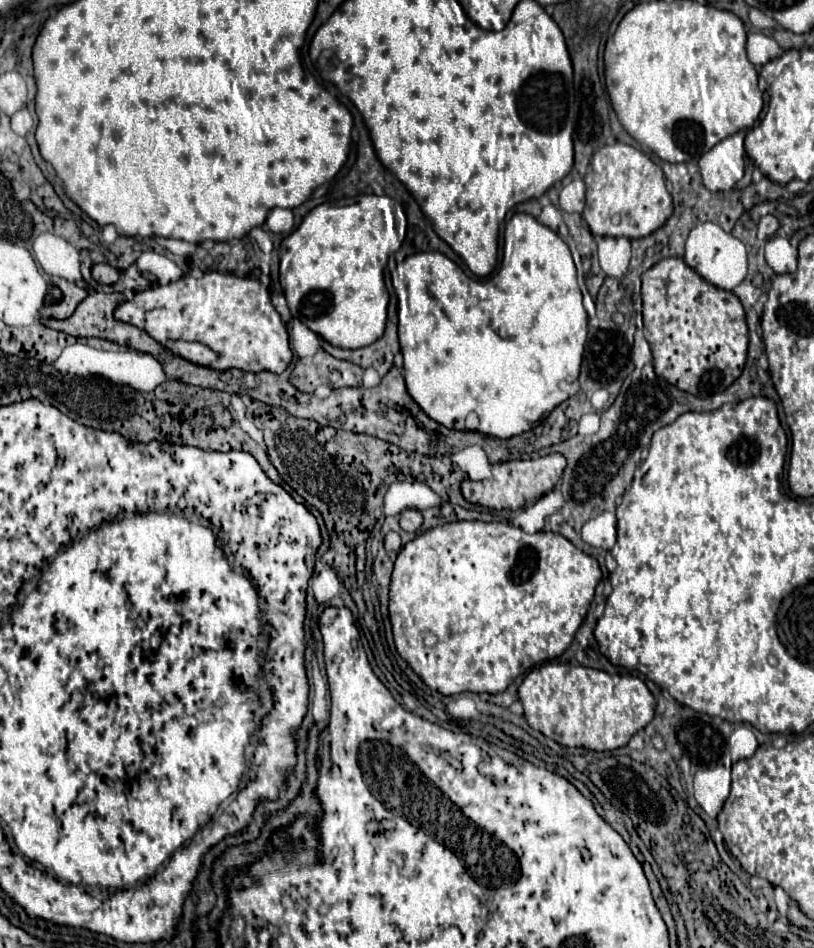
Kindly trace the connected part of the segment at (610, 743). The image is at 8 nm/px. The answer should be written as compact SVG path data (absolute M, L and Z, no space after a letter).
M549 662L525 676L519 686L519 700L533 730L543 732L561 746L581 746L597 752L625 746L635 732L653 720L655 712L655 698L637 676L611 676L595 668Z

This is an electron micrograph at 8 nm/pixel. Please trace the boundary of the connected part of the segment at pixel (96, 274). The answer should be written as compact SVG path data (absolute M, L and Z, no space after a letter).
M95 264L91 268L91 276L99 284L115 284L119 280L119 272L113 266L109 266L109 264Z

